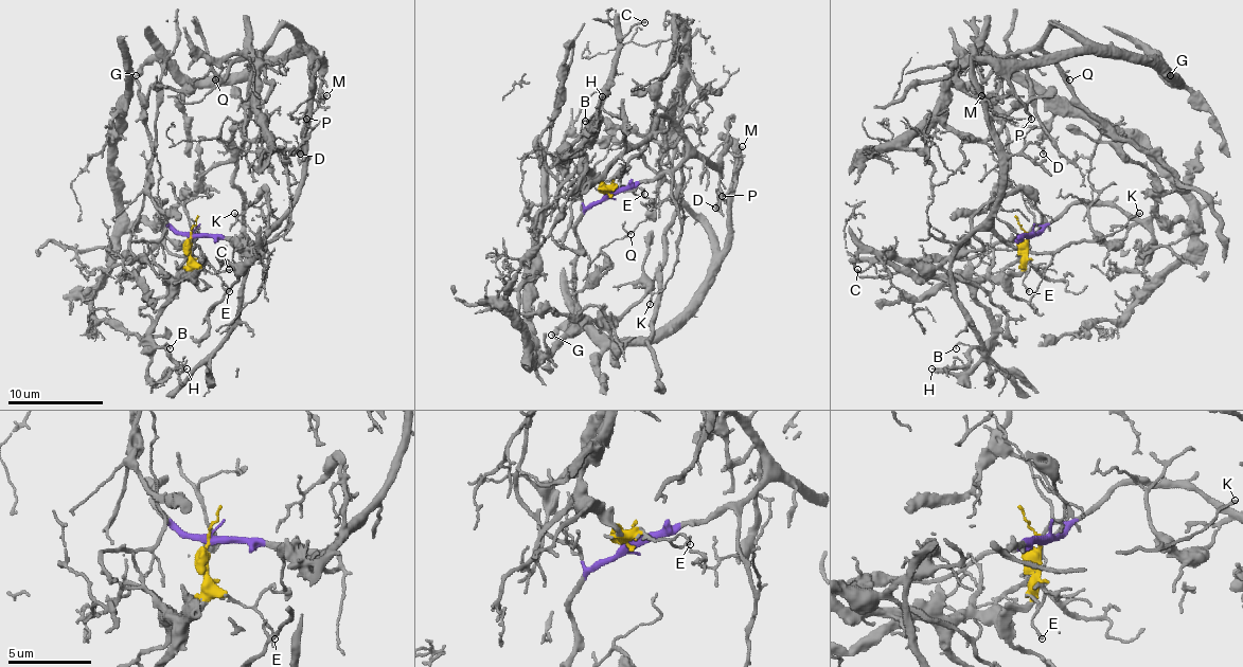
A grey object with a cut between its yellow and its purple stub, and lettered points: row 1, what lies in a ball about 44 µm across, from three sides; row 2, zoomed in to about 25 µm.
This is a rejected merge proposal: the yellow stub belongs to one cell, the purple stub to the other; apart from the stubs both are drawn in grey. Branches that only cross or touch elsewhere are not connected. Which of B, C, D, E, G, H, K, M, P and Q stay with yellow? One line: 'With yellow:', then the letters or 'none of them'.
With yellow: B, C, E, H

